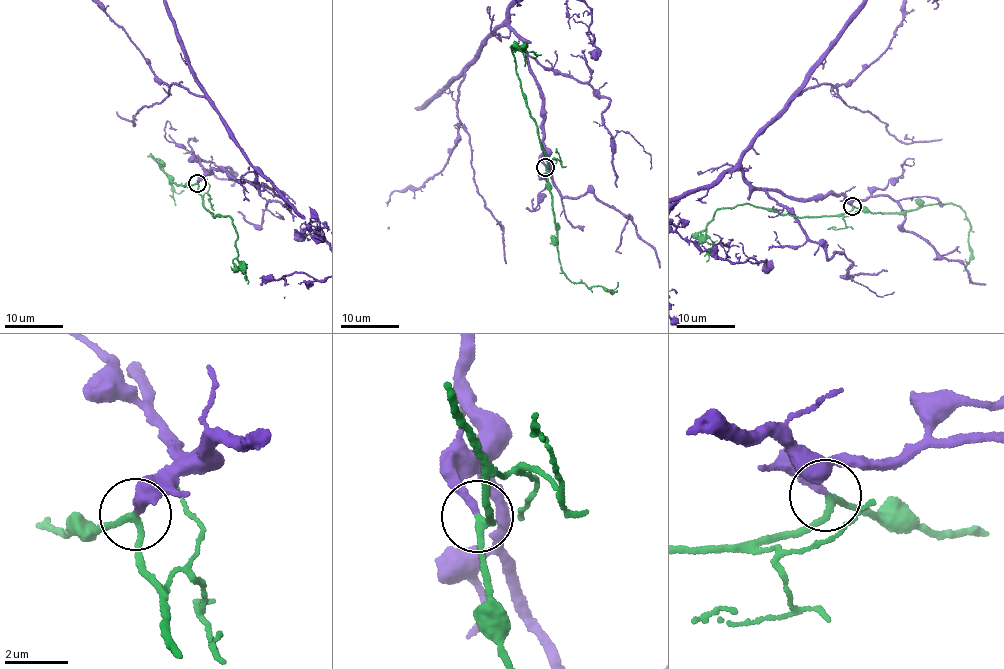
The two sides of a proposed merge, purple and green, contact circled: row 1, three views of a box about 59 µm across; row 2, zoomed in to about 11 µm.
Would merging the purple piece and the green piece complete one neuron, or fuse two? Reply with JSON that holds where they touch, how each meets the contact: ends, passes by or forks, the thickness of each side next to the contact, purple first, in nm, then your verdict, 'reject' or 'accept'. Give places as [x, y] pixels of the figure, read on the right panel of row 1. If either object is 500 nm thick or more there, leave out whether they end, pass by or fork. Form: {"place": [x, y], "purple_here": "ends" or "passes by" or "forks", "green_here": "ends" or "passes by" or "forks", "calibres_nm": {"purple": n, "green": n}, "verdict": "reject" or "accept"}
{"place": [852, 206], "purple_here": "ends", "green_here": "passes by", "calibres_nm": {"purple": 240, "green": 190}, "verdict": "accept"}

